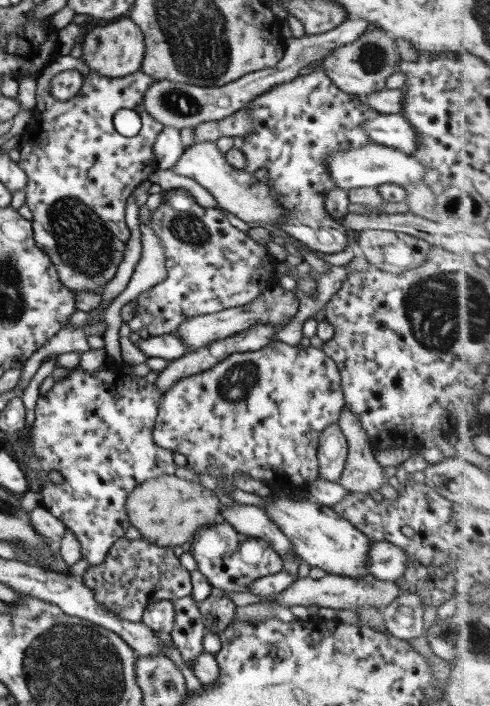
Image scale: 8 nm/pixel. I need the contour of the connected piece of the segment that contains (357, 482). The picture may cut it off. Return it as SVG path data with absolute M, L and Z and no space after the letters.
M348 404L344 406L339 419L339 428L346 438L348 455L338 484L349 493L371 495L388 484L384 476L384 467L374 459L369 439L360 425L359 418L350 412Z

